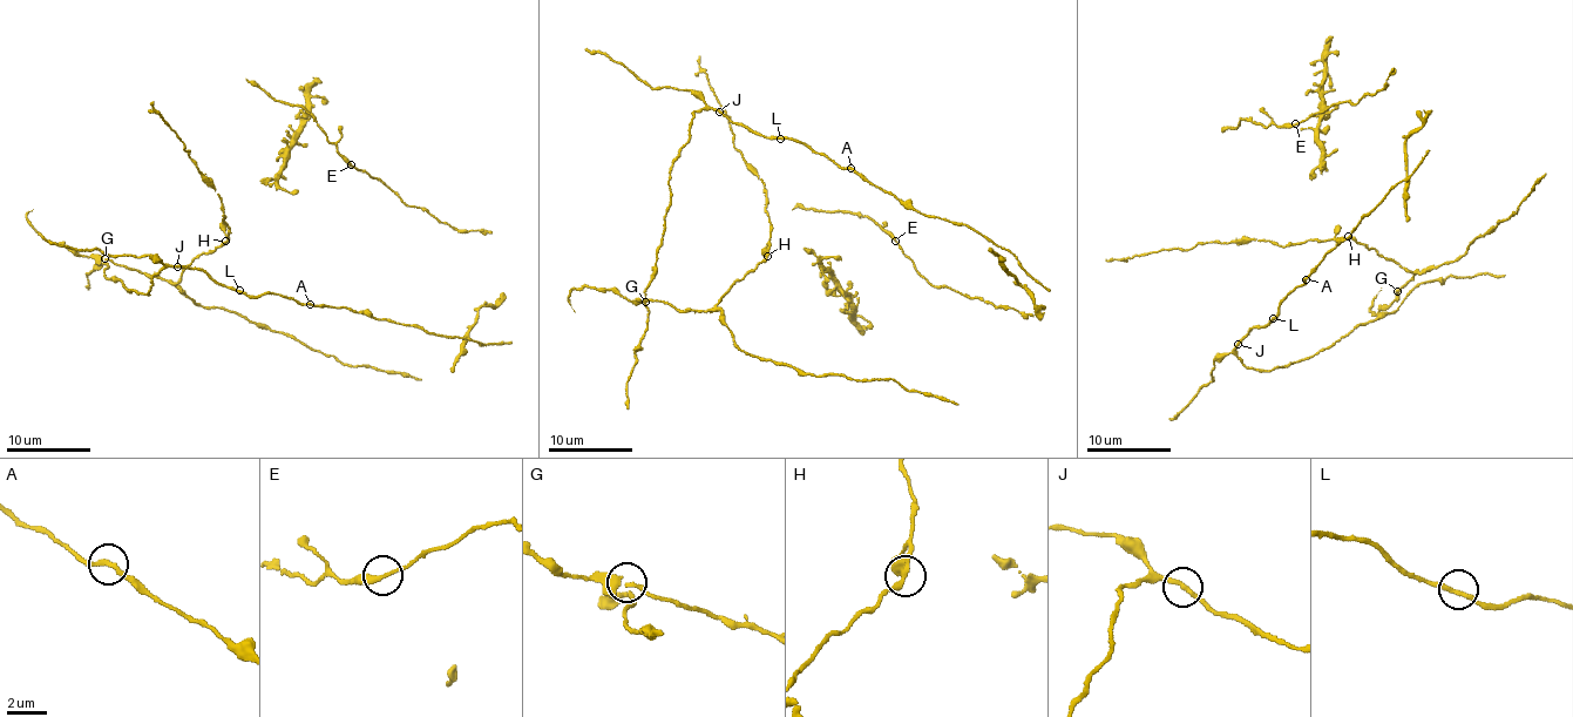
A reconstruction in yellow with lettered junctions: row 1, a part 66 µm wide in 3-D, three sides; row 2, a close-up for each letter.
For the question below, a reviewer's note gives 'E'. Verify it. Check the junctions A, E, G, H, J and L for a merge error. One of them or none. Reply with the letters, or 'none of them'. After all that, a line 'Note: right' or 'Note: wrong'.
none of them
Note: wrong

